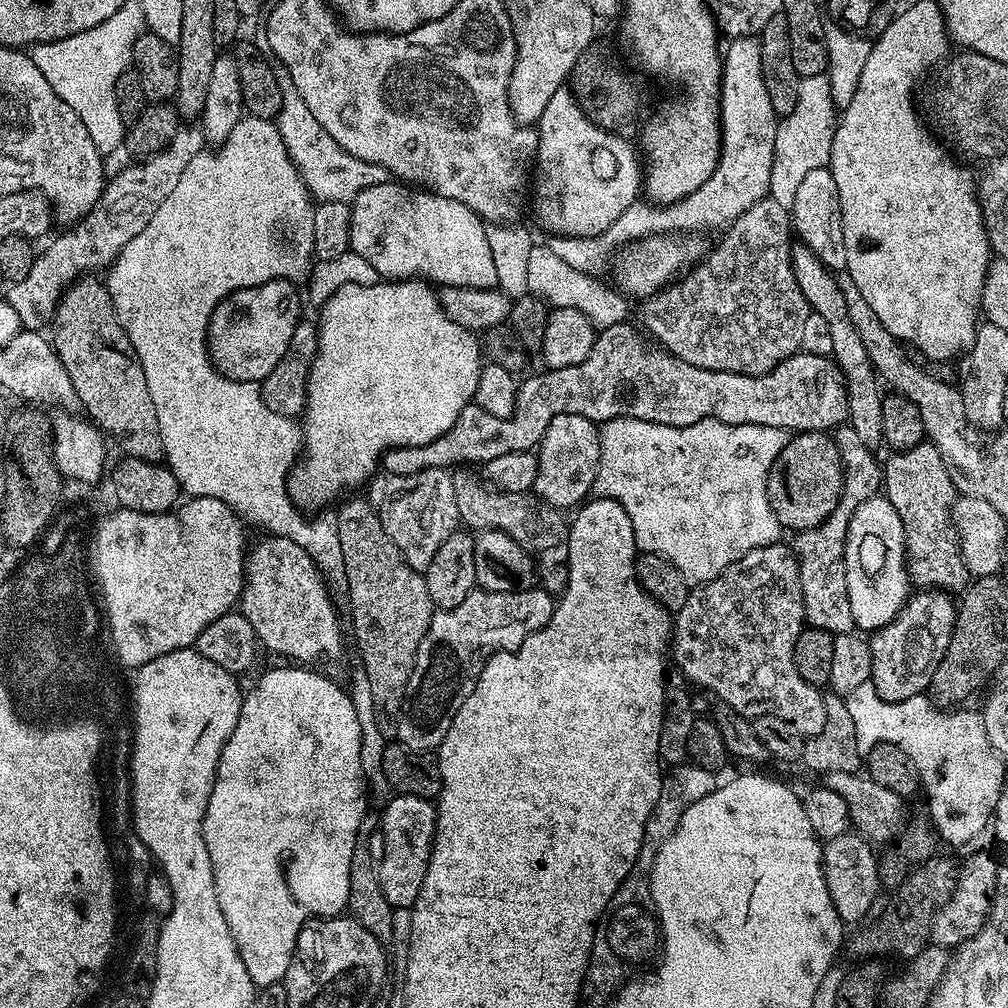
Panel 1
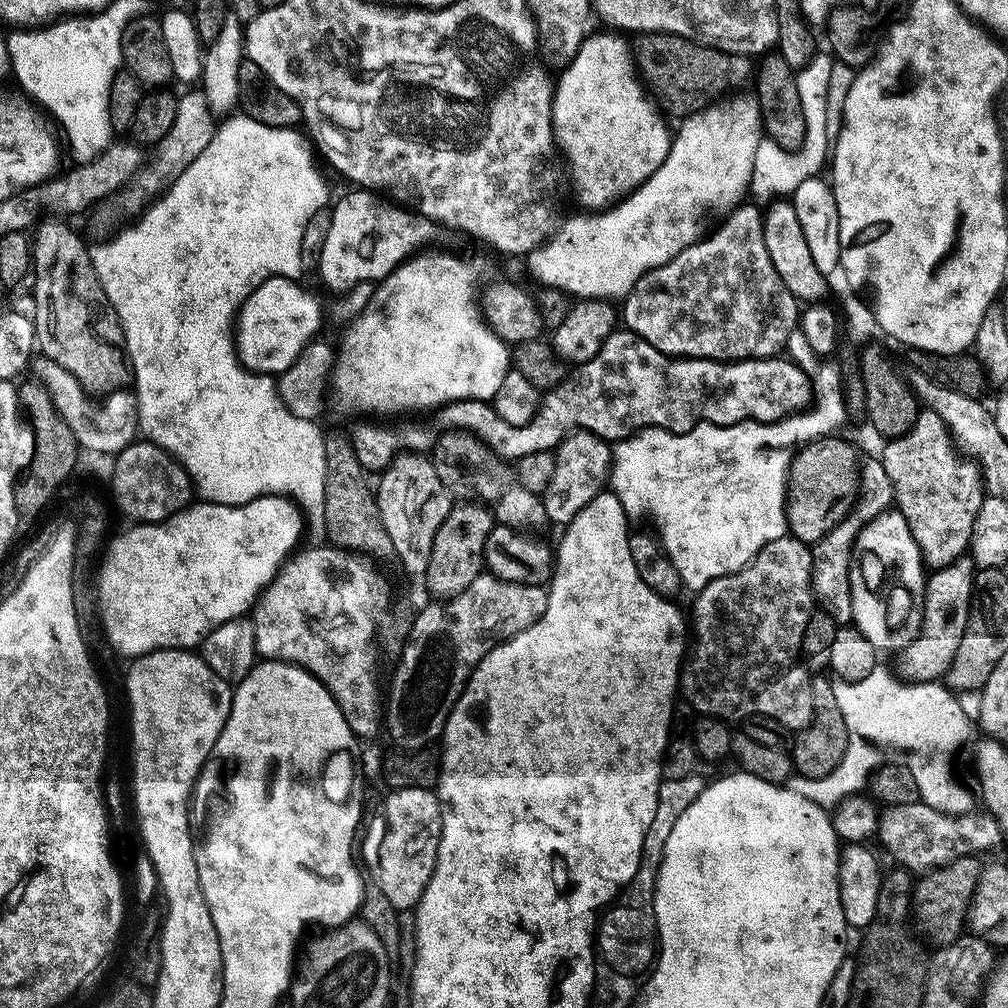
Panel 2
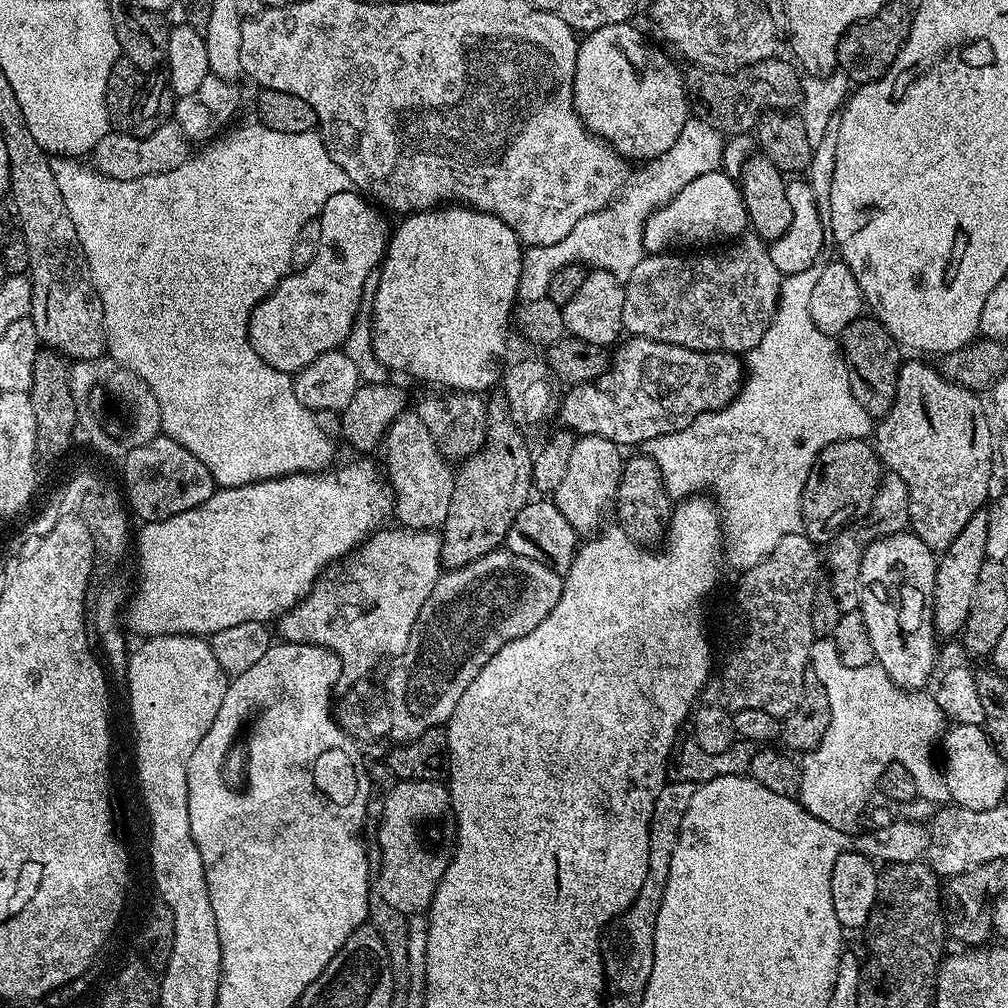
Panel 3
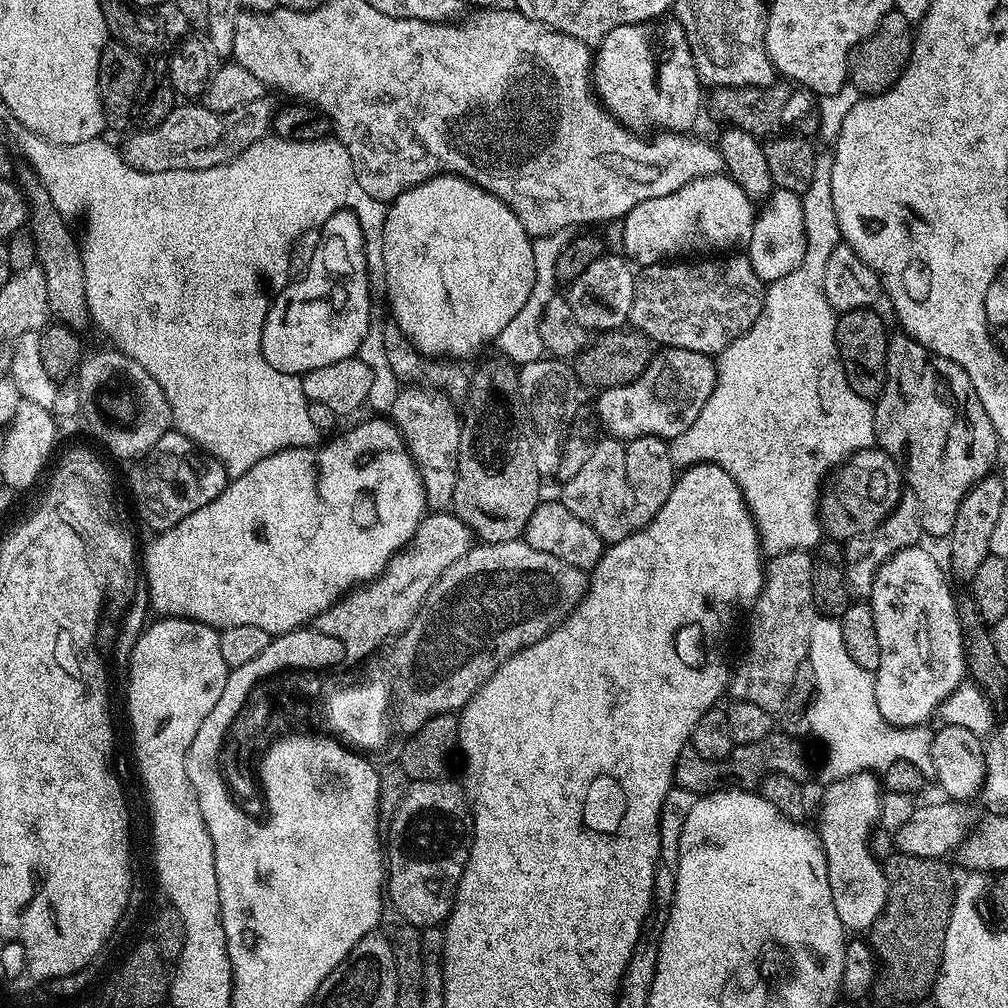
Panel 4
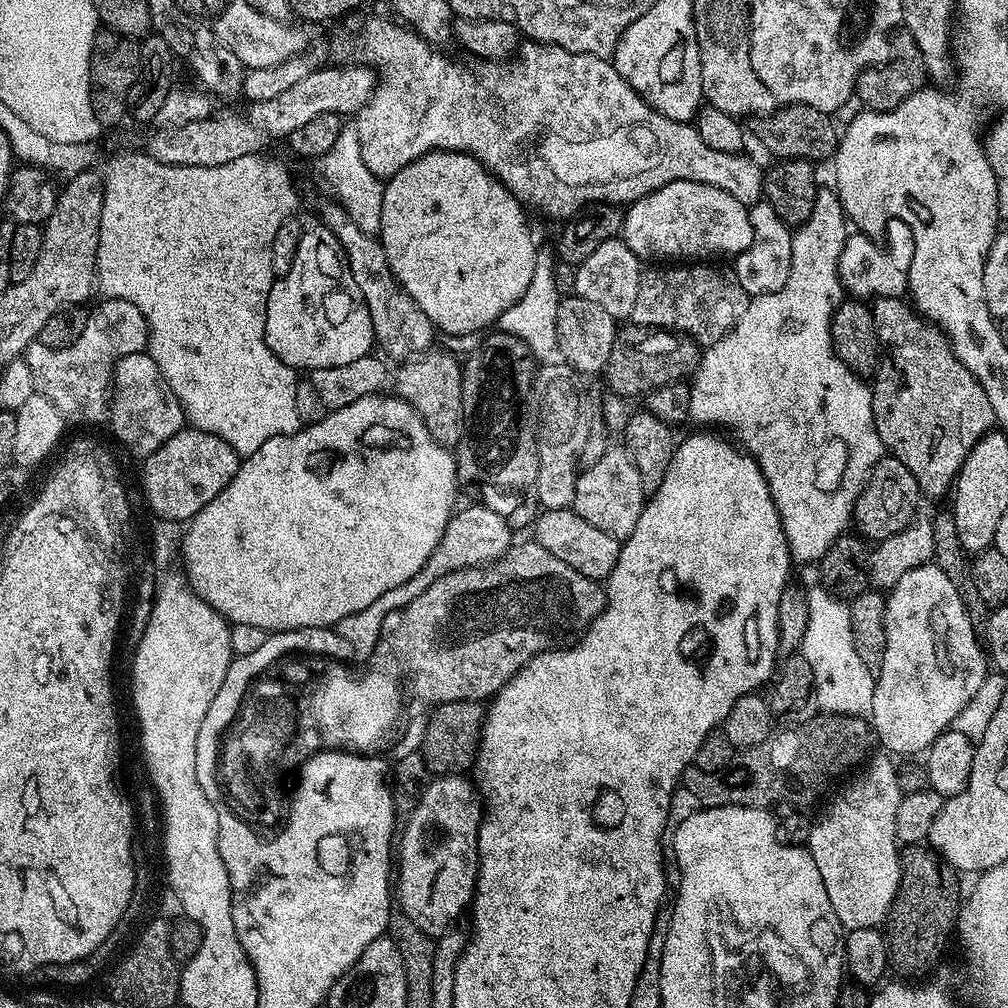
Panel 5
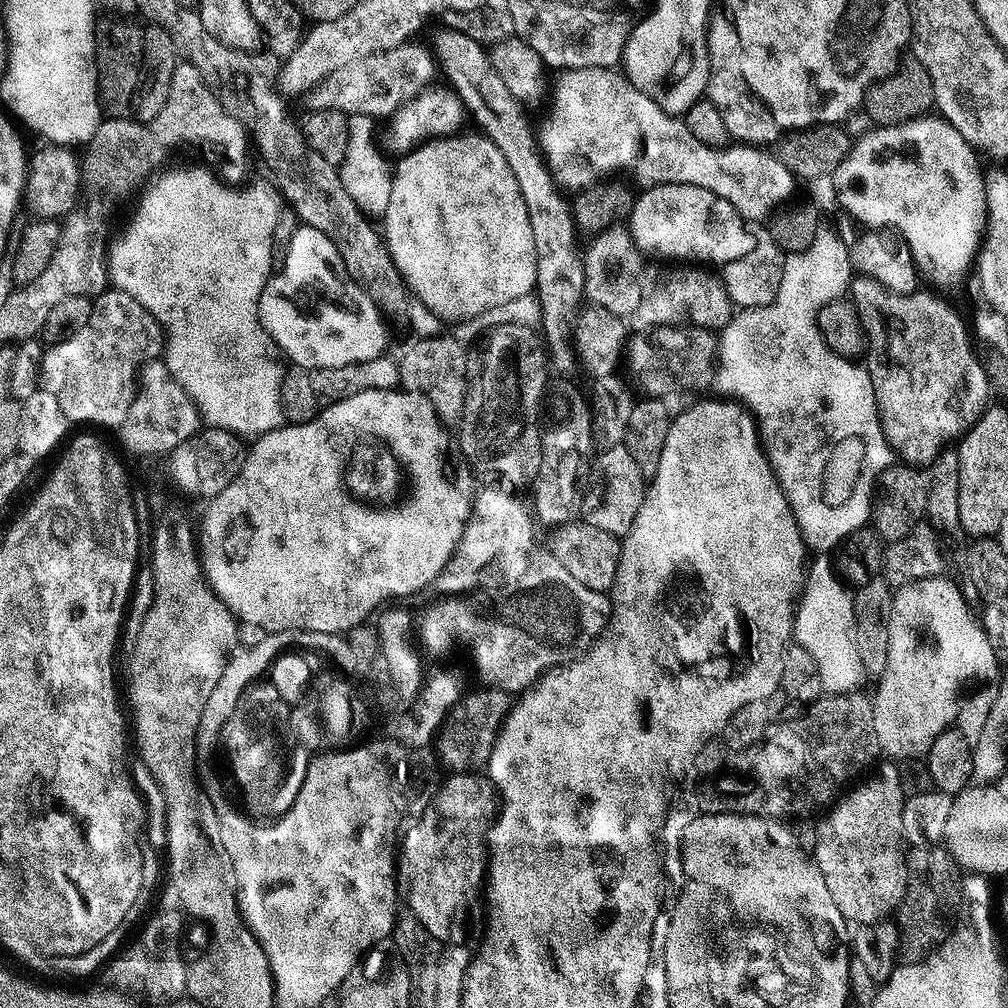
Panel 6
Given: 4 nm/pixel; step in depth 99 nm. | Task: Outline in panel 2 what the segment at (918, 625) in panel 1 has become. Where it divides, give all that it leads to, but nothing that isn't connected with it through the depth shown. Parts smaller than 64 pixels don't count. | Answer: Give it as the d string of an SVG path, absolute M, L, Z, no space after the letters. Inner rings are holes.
M968 558L937 568L927 577L924 586L924 620L920 624L920 632L908 647L899 649L897 655L900 657L895 667L903 679L909 682L936 682L947 673L958 651L958 642L962 642L962 634L966 634L973 591L974 564Z

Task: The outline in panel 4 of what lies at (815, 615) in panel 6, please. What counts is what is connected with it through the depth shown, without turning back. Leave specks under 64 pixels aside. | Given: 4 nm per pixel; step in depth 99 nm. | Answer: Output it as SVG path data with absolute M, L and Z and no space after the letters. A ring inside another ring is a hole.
M821 615L814 622L814 630L810 630L810 648L816 675L820 677L820 701L813 714L816 730L812 736L831 751L827 767L831 777L852 772L860 764L888 764L892 756L925 760L928 732L901 733L889 727L889 721L878 710L875 675L850 658L839 619Z

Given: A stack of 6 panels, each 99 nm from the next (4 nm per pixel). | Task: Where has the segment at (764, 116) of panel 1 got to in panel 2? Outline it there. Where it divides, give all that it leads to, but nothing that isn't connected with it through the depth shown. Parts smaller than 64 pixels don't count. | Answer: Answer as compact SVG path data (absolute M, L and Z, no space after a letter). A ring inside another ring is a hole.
M755 95L740 96L733 104L724 103L717 102L701 112L683 117L679 121L680 129L675 129L672 145L662 166L658 166L658 170L637 185L631 194L603 211L592 210L580 214L584 216L570 217L540 247L529 252L526 257L528 272L534 279L540 280L536 282L549 288L562 288L576 298L623 301L642 274L662 266L674 258L674 254L701 239L707 212L724 214L741 203L752 183L754 158L765 135L764 118L760 115L760 102Z

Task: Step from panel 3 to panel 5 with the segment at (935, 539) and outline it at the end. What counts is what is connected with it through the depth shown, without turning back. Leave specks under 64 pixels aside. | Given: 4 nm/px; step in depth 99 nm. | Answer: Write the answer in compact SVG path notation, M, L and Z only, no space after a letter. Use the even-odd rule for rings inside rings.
M882 298L871 305L871 310L874 330L878 334L878 342L880 343L880 365L876 367L876 375L870 384L872 389L872 413L874 414L874 422L876 423L880 440L884 443L885 449L896 459L902 461L906 466L906 470L910 470L910 474L914 474L921 493L925 497L944 496L947 492L949 495L950 489L955 485L960 467L966 462L970 450L974 450L976 443L986 433L993 431L996 415L990 406L990 398L986 398L986 390L982 390L982 386L974 378L974 374L970 374L970 370L966 370L966 366L962 366L962 362L956 356L948 337L931 320L925 320L907 299Z

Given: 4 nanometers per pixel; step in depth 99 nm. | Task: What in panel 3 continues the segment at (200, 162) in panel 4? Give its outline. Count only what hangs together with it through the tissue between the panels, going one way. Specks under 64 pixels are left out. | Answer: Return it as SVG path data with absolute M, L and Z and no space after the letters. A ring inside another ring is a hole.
M175 122L163 124L154 134L149 136L134 136L131 131L116 132L110 130L96 143L90 156L97 172L119 180L146 178L154 174L166 174L170 170L178 170L188 160L190 141L184 135L180 125Z

